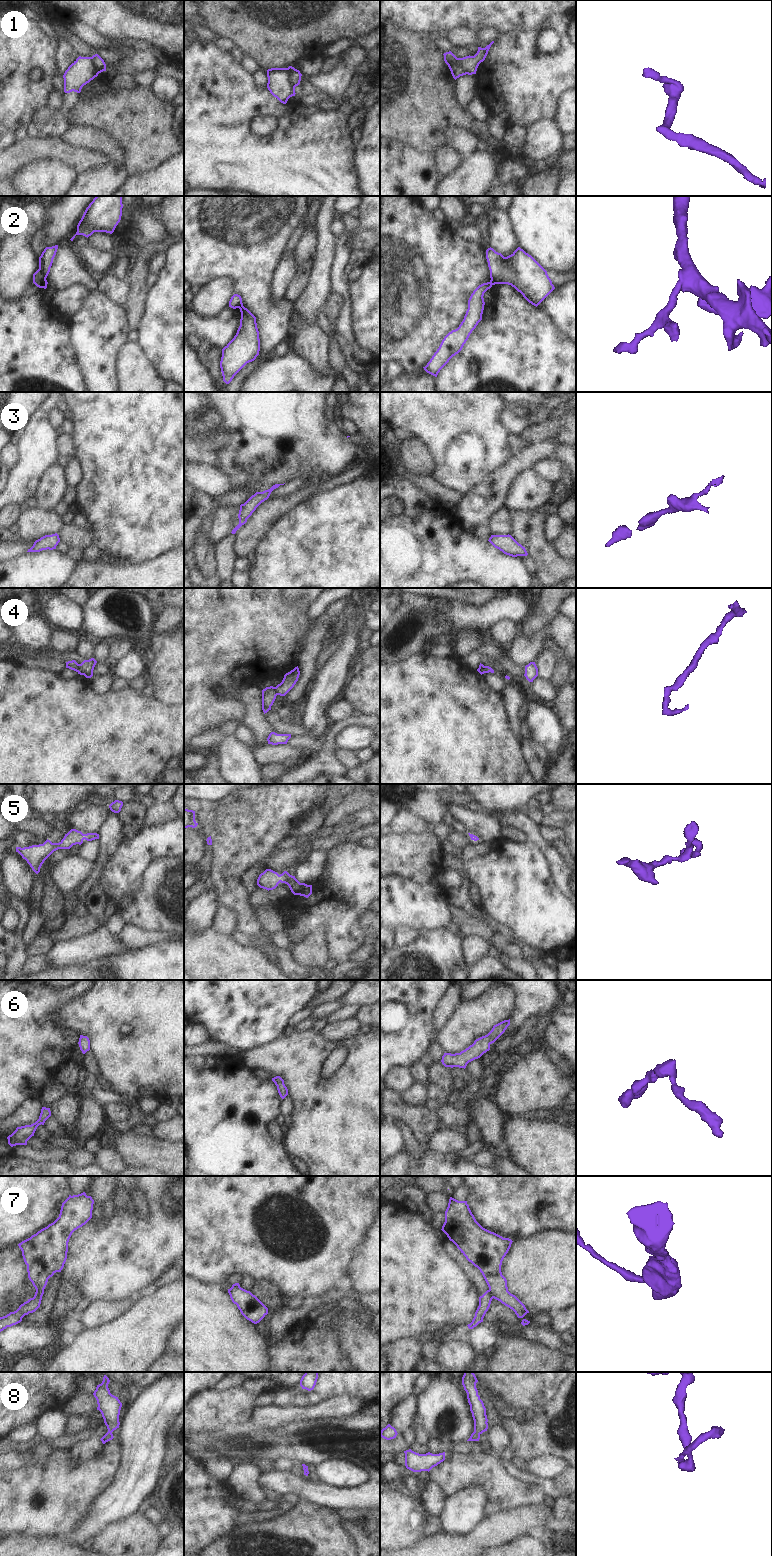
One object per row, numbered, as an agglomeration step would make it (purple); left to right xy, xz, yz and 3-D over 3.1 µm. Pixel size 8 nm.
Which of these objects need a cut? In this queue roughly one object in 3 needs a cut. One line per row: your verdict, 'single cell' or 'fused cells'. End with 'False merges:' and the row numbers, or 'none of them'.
1: fused cells
2: fused cells
3: single cell
4: fused cells
5: single cell
6: single cell
7: fused cells
8: single cell
False merges: 1, 2, 4, 7

